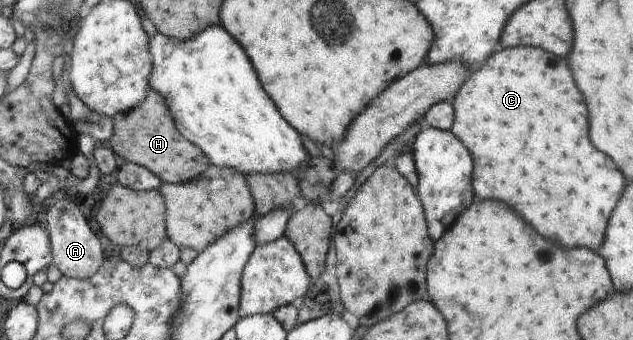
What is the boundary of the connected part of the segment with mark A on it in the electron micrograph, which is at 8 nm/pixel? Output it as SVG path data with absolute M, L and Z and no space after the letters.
M60 199L51 205L47 211L45 230L51 245L52 263L64 276L79 280L90 279L102 267L104 251L100 247L100 241L88 227L78 205L72 203L72 199Z

